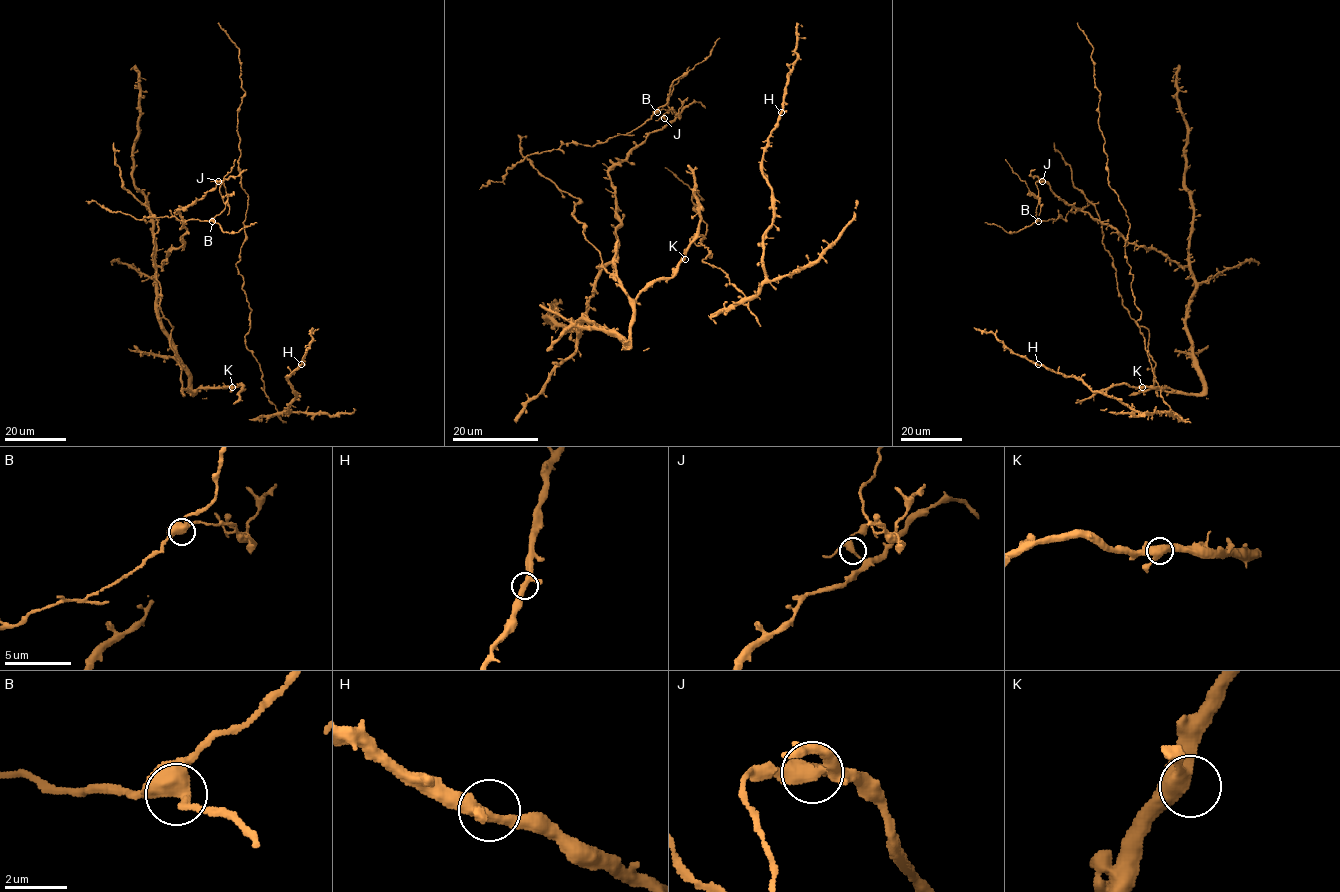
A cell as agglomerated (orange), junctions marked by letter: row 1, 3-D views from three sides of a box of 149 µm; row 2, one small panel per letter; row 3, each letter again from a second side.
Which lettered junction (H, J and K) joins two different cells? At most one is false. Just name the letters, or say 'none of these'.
J

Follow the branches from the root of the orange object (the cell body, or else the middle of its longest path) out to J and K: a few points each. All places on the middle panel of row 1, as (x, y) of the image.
J: (623, 344), (589, 320), (580, 332), (578, 324), (599, 273), (616, 257), (621, 221), (609, 171), (665, 119)
K: (623, 344), (629, 339), (629, 322), (637, 296), (657, 280), (669, 279), (673, 269), (685, 259)

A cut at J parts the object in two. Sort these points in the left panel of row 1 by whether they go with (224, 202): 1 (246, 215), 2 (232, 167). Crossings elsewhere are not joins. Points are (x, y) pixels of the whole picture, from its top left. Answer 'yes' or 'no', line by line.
1: no
2: yes

